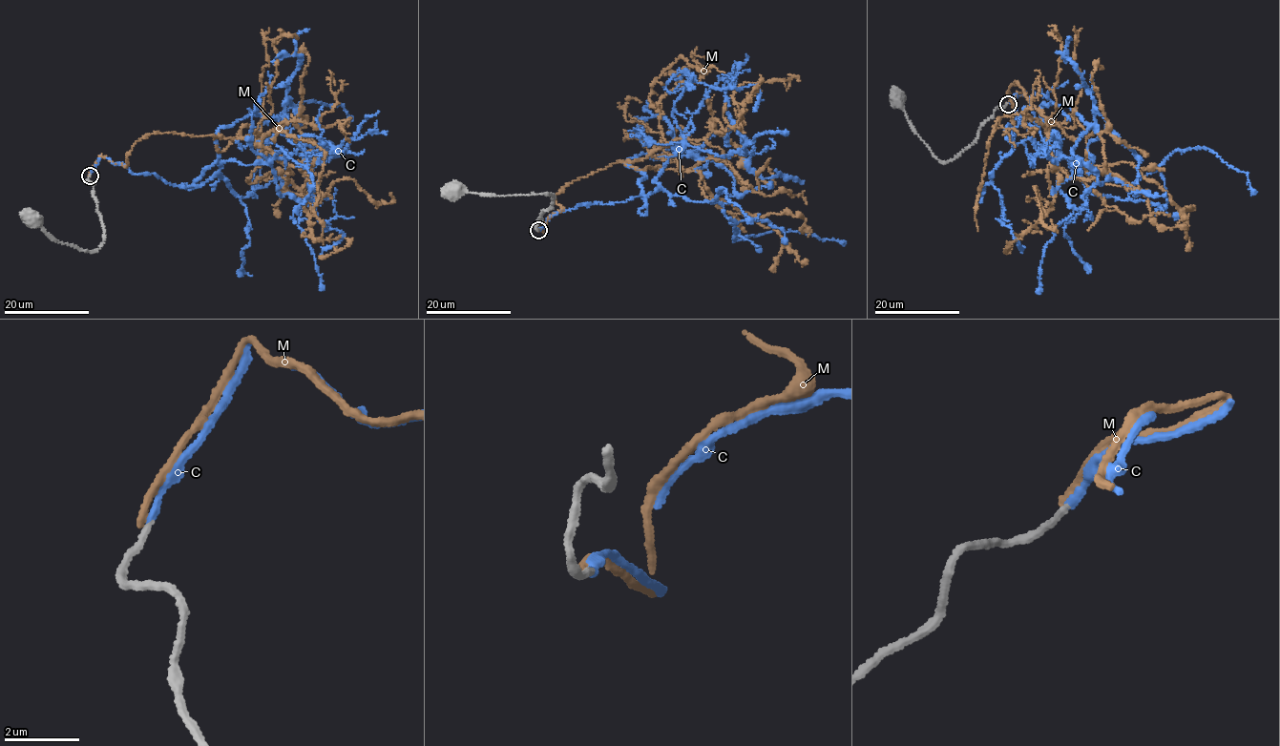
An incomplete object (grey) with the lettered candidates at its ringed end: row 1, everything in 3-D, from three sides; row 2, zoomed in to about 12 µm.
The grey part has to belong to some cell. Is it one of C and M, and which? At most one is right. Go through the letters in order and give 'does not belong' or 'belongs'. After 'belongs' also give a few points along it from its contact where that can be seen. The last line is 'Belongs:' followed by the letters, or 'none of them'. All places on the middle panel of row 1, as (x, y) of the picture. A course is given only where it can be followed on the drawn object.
C: belongs; it runs (538, 229), (579, 204), (644, 199), (645, 176), (627, 160), (696, 155), (733, 128), (765, 178), (804, 180)
M: does not belong
Belongs: C

